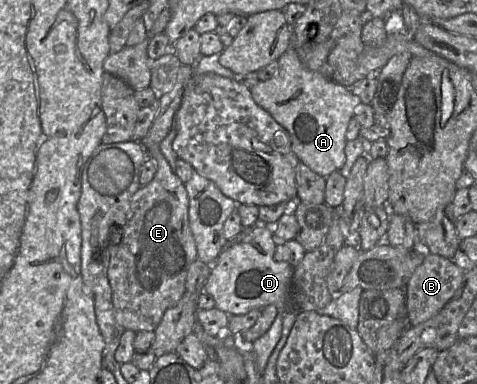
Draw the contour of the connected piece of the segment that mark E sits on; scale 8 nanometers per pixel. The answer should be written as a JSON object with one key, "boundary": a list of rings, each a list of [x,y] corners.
{"boundary":[[[160,146],[152,147],[147,152],[148,156],[156,162],[157,171],[149,184],[141,186],[132,195],[126,224],[110,237],[107,269],[115,319],[122,327],[135,333],[154,331],[164,313],[178,304],[186,291],[188,269],[198,257],[195,240],[189,226],[189,200],[185,184],[174,174],[161,153]]]}

